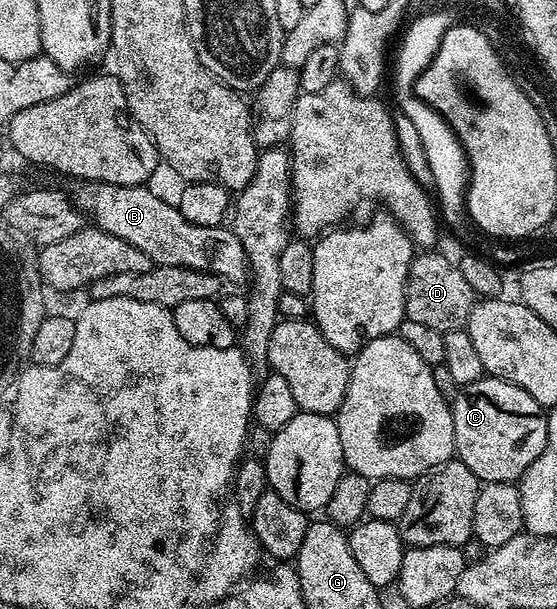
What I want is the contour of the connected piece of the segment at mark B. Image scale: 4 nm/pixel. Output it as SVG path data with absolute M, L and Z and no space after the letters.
M79 181L74 187L76 207L94 226L100 227L105 233L113 233L113 237L121 237L121 241L129 241L129 245L141 249L141 253L145 253L152 264L201 269L218 275L228 284L239 283L242 279L244 282L248 278L245 249L241 249L241 241L237 241L234 231L223 225L206 227L185 221L178 206L174 202L166 203L161 196L154 195L150 186L130 187Z

